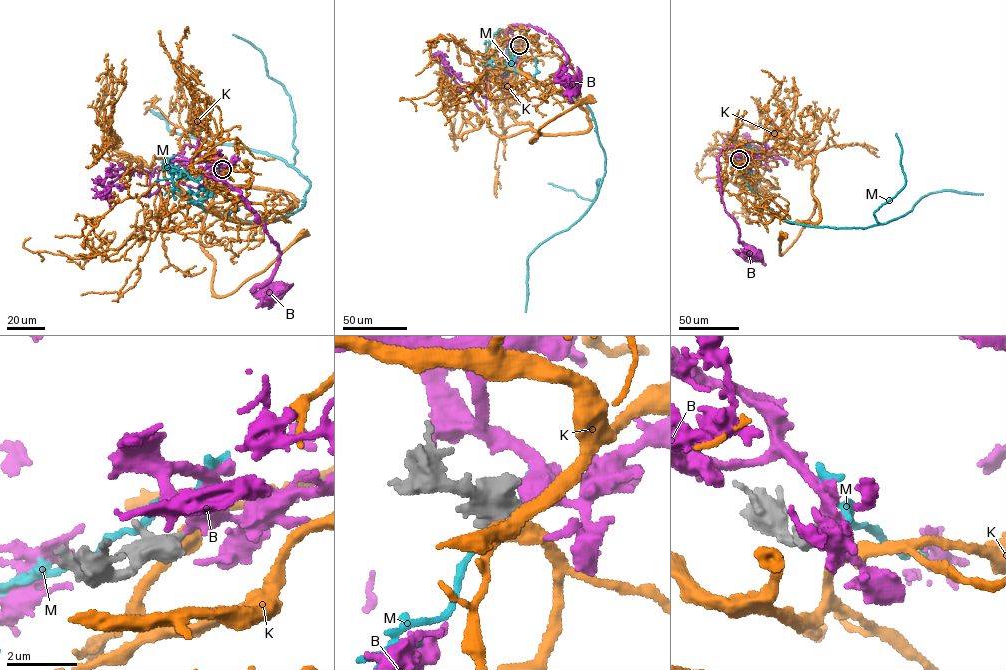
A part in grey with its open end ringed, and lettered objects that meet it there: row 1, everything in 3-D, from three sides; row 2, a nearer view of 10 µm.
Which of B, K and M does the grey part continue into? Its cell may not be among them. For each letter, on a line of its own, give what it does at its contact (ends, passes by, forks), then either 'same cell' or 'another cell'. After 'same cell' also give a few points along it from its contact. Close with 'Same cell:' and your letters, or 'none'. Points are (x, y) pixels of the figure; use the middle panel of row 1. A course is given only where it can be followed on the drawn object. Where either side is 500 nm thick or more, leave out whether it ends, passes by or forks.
B: same cell; course (519, 45), (506, 34), (511, 25), (529, 25), (549, 34), (567, 57), (556, 75), (558, 81), (565, 80)
K: it passes by; another cell
M: it passes by; another cell
Same cell: B

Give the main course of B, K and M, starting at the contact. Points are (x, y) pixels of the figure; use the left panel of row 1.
B: (222, 169), (222, 165), (206, 175), (239, 191), (277, 244), (279, 256), (275, 274), (254, 291), (266, 292)
K: (221, 169), (177, 185), (250, 223), (297, 203), (147, 166), (107, 146), (109, 130), (97, 152)
M: (220, 168), (189, 196), (206, 210), (259, 221), (304, 203), (310, 184), (284, 160), (171, 131), (150, 111)

